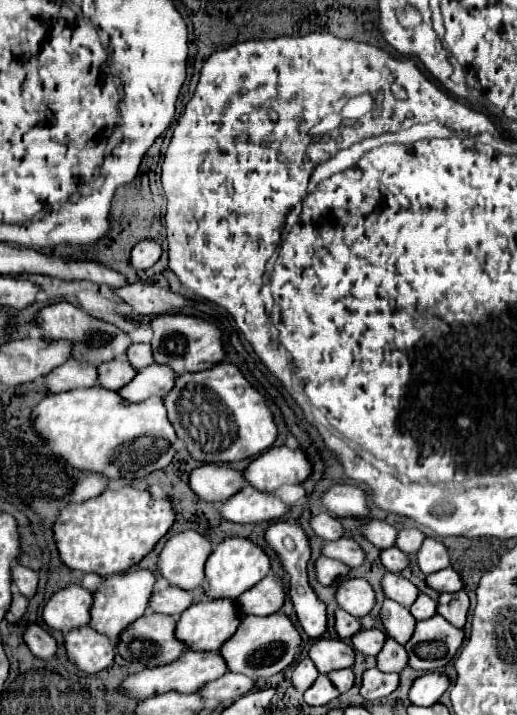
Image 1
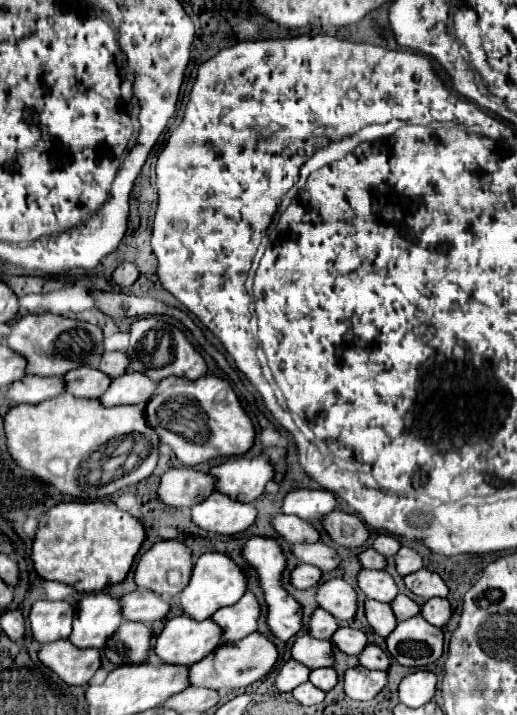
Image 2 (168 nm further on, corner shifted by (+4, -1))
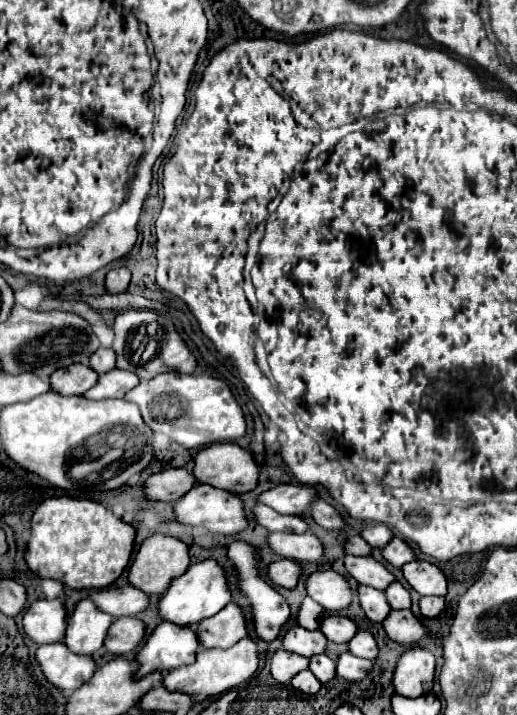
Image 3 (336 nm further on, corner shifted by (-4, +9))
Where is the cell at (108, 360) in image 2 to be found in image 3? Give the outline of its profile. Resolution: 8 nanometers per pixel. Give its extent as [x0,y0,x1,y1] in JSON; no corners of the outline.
[88,347,116,375]

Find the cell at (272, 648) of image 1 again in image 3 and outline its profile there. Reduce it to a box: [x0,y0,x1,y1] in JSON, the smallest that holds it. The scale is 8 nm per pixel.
[162,637,258,697]

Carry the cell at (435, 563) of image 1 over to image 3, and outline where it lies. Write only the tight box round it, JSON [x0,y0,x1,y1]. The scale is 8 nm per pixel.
[382,537,414,567]

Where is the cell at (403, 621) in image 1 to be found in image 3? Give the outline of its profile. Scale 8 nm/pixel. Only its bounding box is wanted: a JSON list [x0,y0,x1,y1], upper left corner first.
[358,585,390,623]

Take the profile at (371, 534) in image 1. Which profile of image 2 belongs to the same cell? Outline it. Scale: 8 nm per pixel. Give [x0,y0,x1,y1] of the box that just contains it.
[322,509,370,547]

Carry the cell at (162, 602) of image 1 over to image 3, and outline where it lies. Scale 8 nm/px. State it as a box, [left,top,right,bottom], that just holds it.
[88,585,148,617]

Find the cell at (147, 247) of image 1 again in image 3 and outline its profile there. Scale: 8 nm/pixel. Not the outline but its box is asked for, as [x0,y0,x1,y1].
[106,267,130,293]

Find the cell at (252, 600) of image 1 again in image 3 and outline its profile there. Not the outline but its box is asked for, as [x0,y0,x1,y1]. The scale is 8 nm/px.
[194,603,246,649]

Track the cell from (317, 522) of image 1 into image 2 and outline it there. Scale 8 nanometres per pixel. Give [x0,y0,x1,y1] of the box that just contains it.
[272,513,320,543]

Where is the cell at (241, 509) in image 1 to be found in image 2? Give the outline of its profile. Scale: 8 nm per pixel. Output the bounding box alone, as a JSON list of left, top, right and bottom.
[192,493,256,535]

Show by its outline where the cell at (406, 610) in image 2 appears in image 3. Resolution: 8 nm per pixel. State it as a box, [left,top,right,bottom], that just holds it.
[384,581,410,609]

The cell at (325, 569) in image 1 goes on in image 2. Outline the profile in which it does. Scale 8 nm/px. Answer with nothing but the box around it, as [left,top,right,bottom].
[292,563,322,589]

